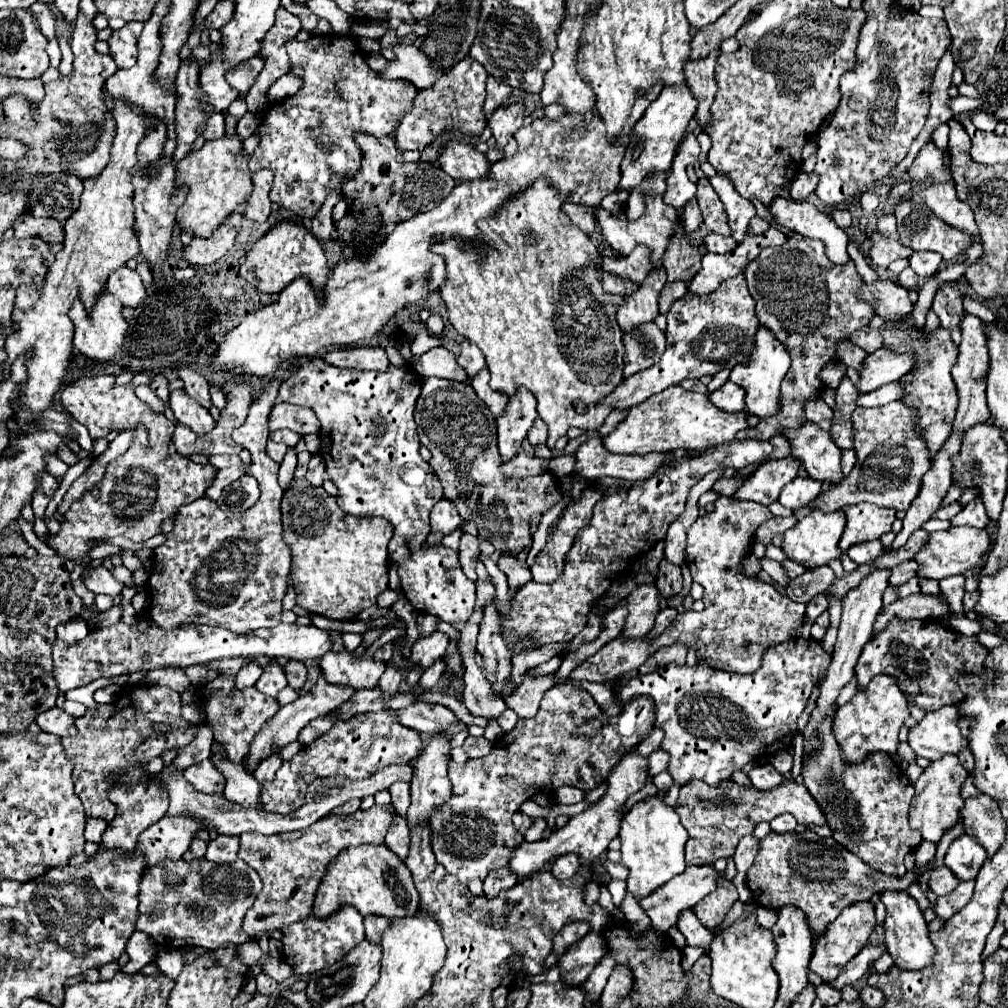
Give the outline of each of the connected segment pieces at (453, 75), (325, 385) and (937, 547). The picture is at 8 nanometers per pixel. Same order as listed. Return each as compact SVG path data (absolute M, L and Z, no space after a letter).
M467 55L463 61L459 61L459 65L455 65L455 69L443 75L433 87L419 91L413 109L399 123L395 135L397 149L401 153L409 149L423 151L443 131L447 131L447 127L457 127L467 139L477 139L477 135L481 135L481 131L487 125L487 117L481 113L481 105L486 99L487 77L485 67Z
M311 359L303 363L287 381L281 383L279 399L285 403L295 403L311 407L321 423L321 449L319 455L325 461L329 479L337 485L339 507L355 517L383 517L395 527L393 541L389 545L389 557L399 565L401 589L409 603L421 611L439 617L445 623L465 623L475 609L475 583L465 577L459 569L457 553L445 549L443 545L435 549L423 549L427 533L431 533L429 513L435 501L443 499L443 489L439 479L427 461L419 455L419 435L413 421L415 401L421 391L421 377L413 371L399 371L389 367L385 373L377 371L359 371L327 365L323 359Z
M951 527L947 531L937 531L929 535L929 543L915 555L915 561L921 565L917 571L919 577L929 579L945 579L949 575L965 575L973 569L979 569L983 565L983 557L991 549L991 535L987 529L975 529L975 527Z

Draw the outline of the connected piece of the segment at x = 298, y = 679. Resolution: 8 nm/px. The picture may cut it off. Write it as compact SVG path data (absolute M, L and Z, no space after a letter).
M289 661L285 665L285 675L287 675L287 683L297 691L301 693L303 685L305 685L305 675L307 675L307 669L301 661Z

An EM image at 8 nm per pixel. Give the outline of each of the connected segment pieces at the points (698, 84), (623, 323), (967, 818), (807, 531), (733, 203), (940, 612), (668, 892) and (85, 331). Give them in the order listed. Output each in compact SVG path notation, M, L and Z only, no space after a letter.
M713 53L707 59L701 61L687 61L685 63L685 75L687 75L687 87L691 89L693 97L697 99L697 111L695 119L701 129L707 129L707 121L711 121L711 101L717 93L715 83L715 61L721 53Z
M651 271L639 289L617 307L617 323L621 333L633 333L635 327L655 321L659 315L659 295L667 283L663 271Z
M987 795L965 799L959 815L965 823L965 833L975 837L985 847L987 857L993 857L999 851L999 845L1005 841L1005 821L999 817L995 801L991 801Z
M813 509L805 519L801 519L793 529L789 529L785 533L783 539L783 551L787 553L789 559L807 565L807 567L821 567L827 565L831 559L839 557L839 539L841 533L845 529L845 513L843 511L831 511L831 513L823 513L819 509Z
M717 173L713 177L707 177L709 183L713 185L713 189L717 191L719 199L723 201L723 207L725 207L725 213L727 213L727 219L729 219L729 227L733 231L733 237L737 243L743 241L743 235L749 227L749 221L755 217L755 207L751 201L743 199L735 185L731 185L731 179L729 177L723 177L723 173Z
M913 593L905 599L897 599L893 605L883 607L877 615L873 631L883 631L893 617L901 619L941 619L949 615L949 603L945 595L927 595L927 593Z
M697 865L697 867L687 867L679 877L673 877L671 881L667 881L667 885L661 885L659 889L655 889L649 897L645 897L639 905L645 909L645 913L651 917L653 921L653 929L659 929L661 933L667 933L669 927L675 925L677 921L677 913L683 909L693 907L695 903L699 903L707 893L715 891L717 879L721 877L721 873L713 867L713 865Z
M103 293L95 305L93 317L89 321L89 317L85 315L85 309L79 301L73 303L69 317L75 323L75 337L73 337L73 347L77 351L81 351L85 357L93 359L93 361L111 361L123 347L125 337L127 337L127 329L129 323L123 317L123 305L119 305L119 299L113 297L111 293Z

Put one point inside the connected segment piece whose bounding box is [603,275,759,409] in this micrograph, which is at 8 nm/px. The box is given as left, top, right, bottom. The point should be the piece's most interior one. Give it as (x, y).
(697, 327)

